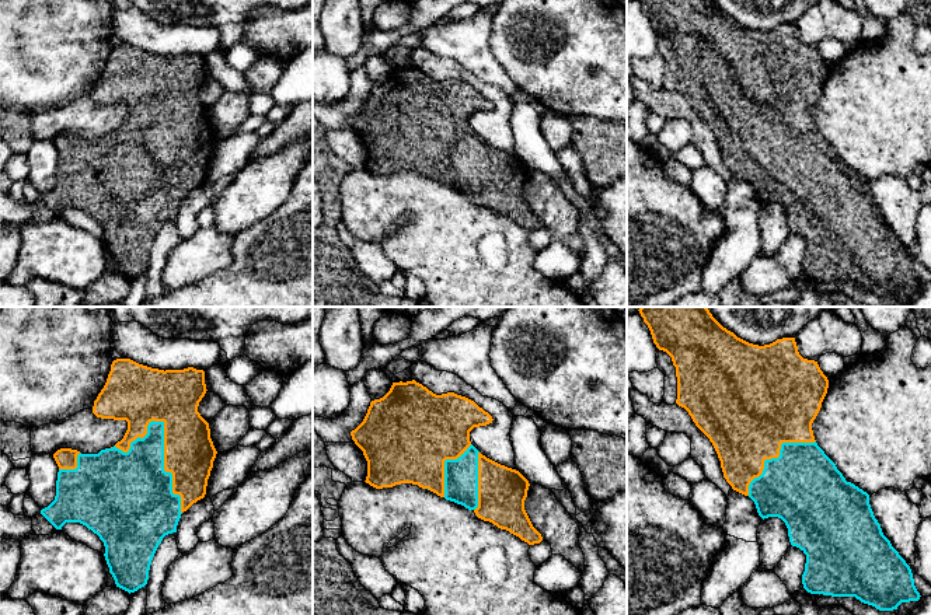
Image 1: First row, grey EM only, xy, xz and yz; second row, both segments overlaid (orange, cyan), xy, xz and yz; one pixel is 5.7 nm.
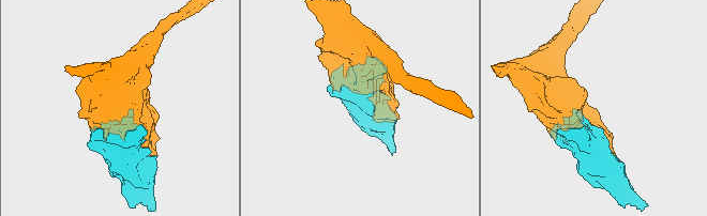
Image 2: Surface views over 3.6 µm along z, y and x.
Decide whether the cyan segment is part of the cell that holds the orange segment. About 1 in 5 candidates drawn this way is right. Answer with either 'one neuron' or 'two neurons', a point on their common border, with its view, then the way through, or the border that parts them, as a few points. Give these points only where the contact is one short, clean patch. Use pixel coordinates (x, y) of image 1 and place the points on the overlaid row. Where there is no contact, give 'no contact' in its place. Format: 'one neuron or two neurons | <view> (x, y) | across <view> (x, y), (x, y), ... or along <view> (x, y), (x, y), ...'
one neuron | xy (164, 467)

